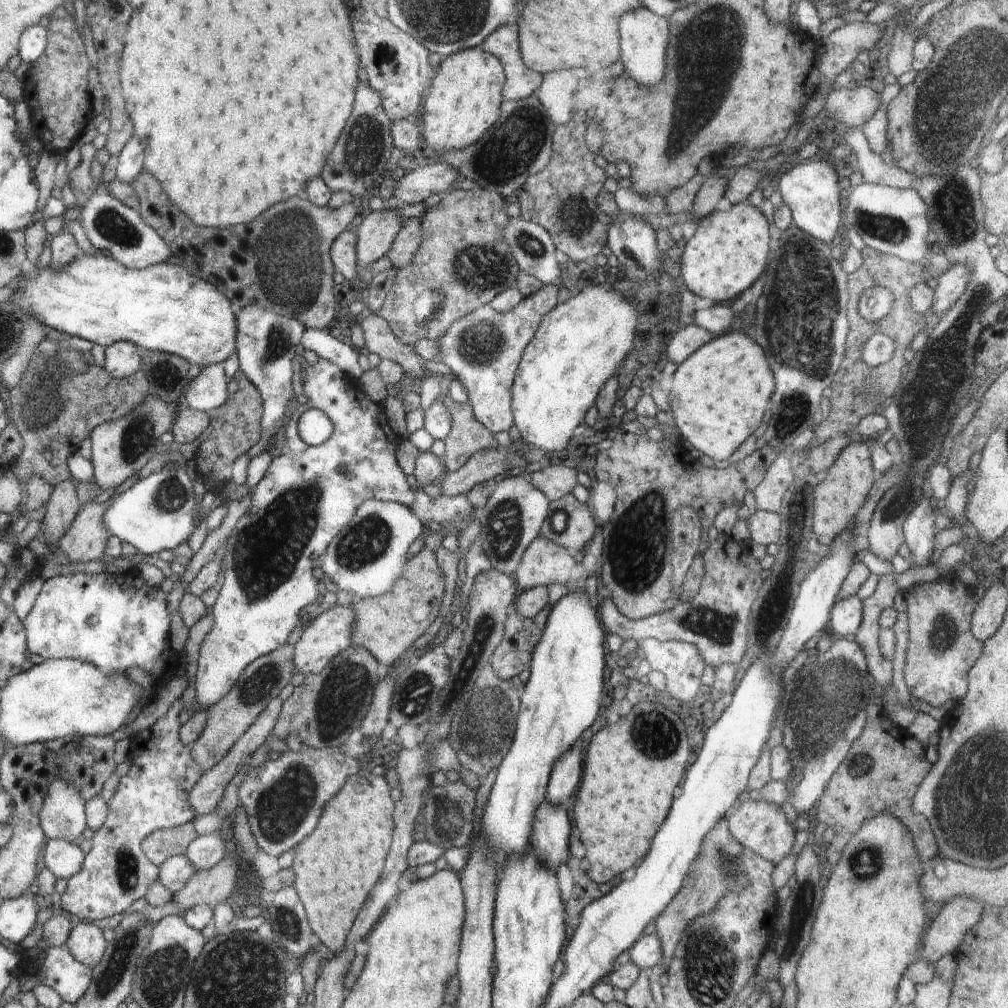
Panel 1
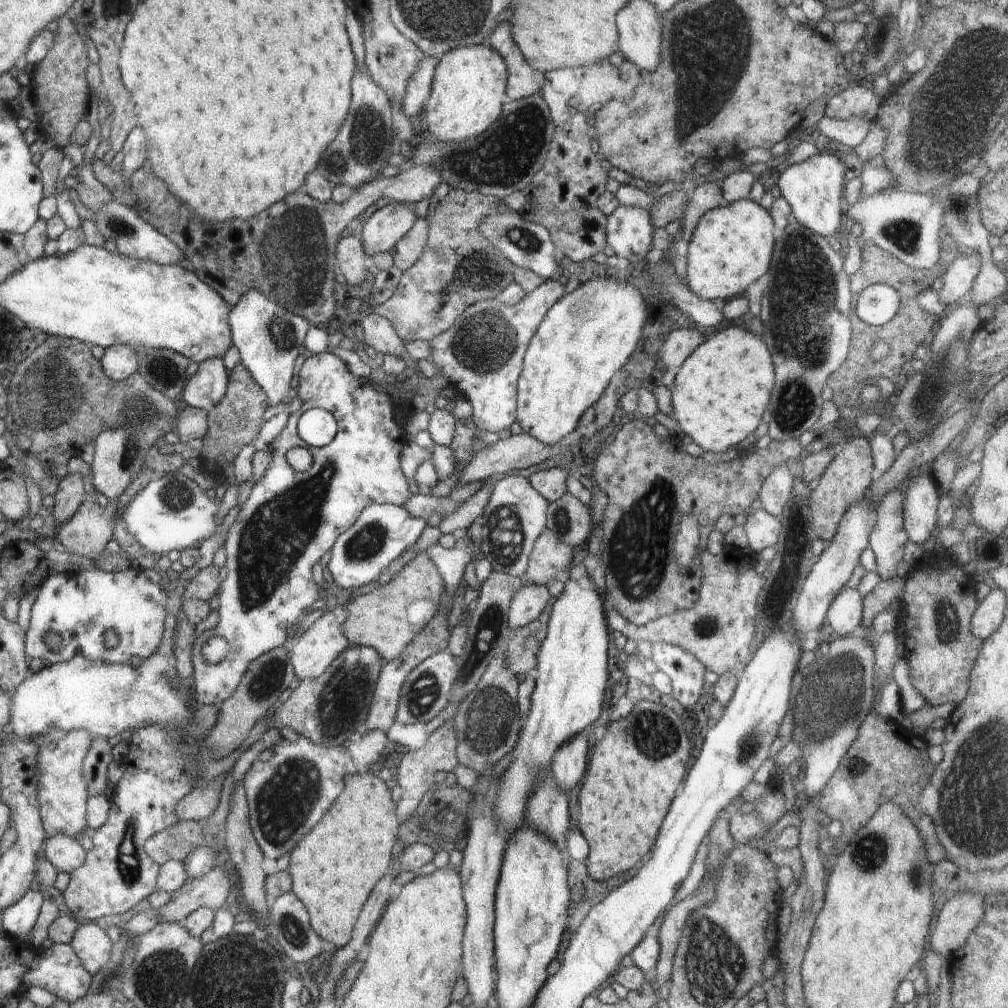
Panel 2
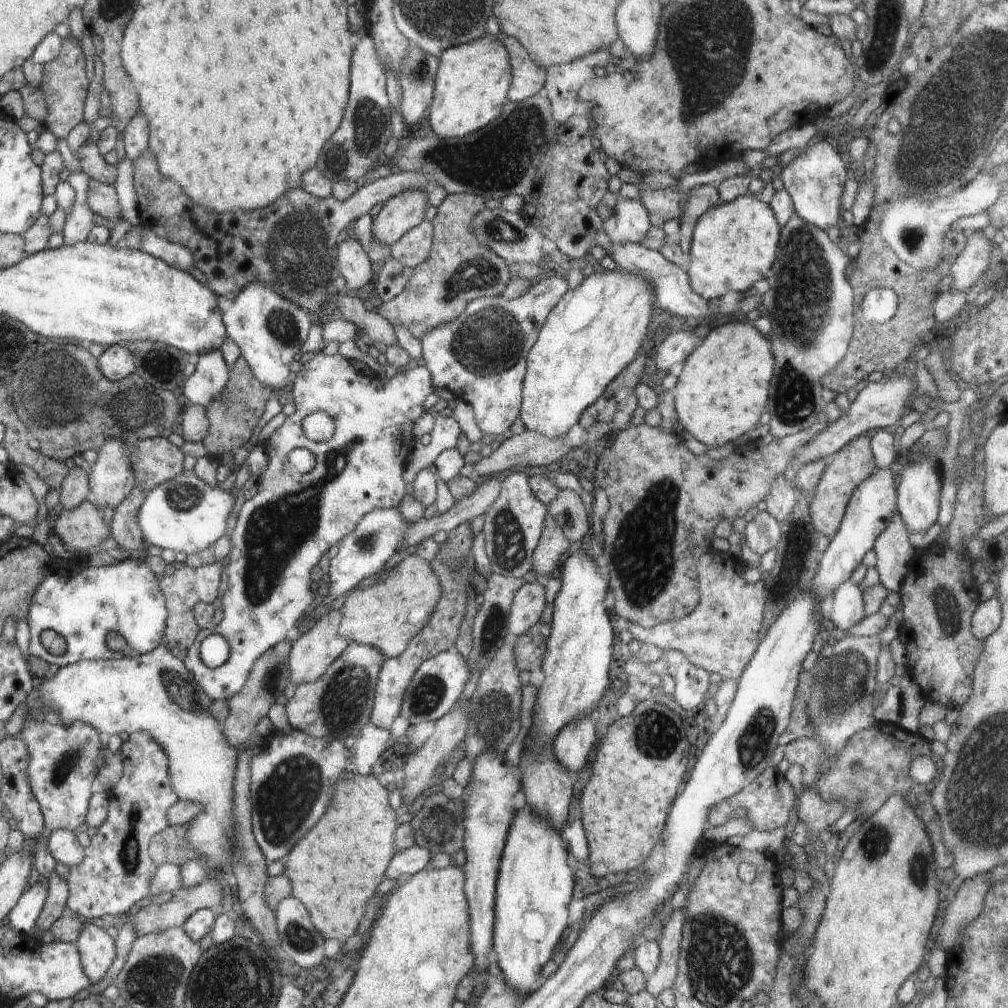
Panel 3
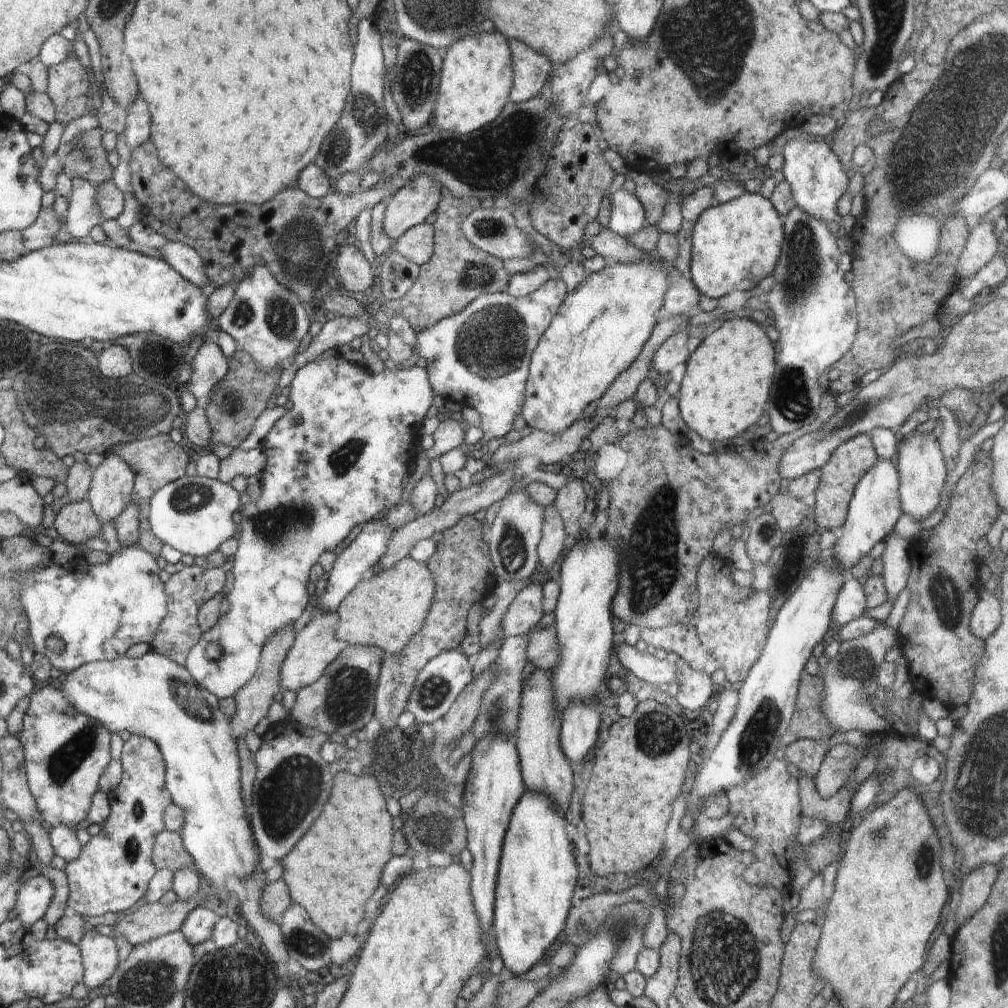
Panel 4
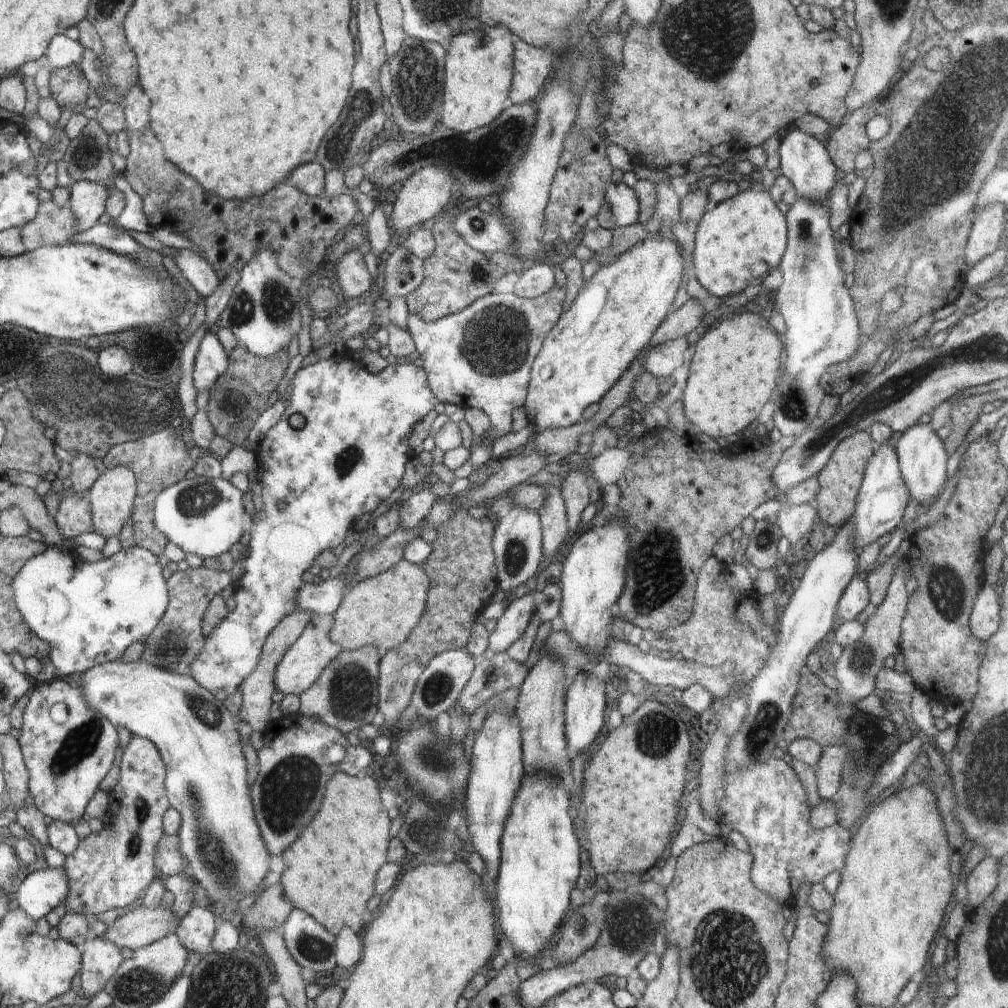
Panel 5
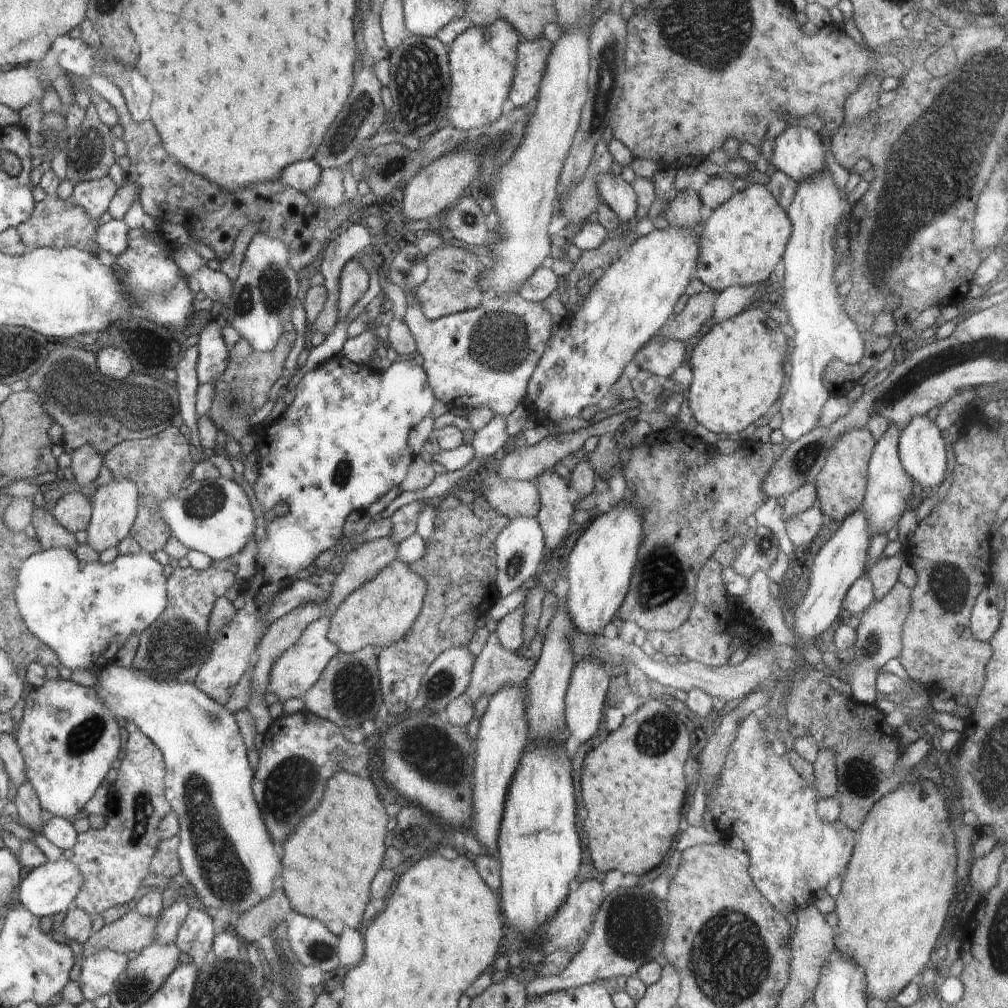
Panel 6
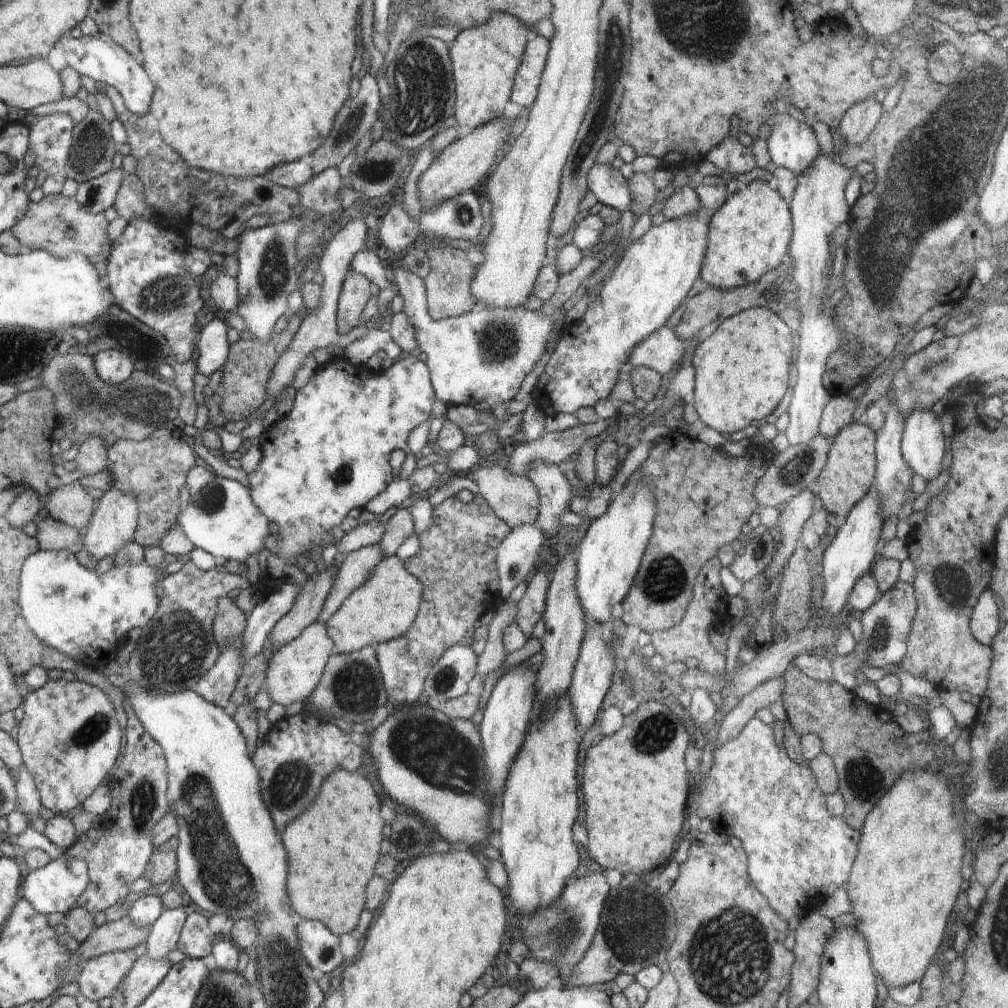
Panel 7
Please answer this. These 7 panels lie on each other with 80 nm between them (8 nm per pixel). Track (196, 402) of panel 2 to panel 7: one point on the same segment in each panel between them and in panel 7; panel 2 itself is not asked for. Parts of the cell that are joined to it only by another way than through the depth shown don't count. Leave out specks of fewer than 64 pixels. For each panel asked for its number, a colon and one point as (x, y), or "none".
3: (211, 373)
4: (209, 365)
5: (211, 361)
6: (212, 352)
7: (213, 346)

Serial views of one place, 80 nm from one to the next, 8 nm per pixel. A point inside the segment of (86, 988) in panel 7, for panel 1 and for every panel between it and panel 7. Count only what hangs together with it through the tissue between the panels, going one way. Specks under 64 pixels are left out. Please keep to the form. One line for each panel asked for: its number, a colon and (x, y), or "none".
1: (86, 942)
2: (91, 943)
3: (98, 951)
4: (99, 952)
5: (101, 960)
6: (100, 971)

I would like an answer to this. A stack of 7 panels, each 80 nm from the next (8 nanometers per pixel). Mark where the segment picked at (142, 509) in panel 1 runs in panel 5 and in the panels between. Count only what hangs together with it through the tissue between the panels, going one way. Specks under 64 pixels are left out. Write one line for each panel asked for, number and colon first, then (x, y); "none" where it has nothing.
2: (171, 513)
3: (184, 514)
4: (194, 514)
5: (204, 516)

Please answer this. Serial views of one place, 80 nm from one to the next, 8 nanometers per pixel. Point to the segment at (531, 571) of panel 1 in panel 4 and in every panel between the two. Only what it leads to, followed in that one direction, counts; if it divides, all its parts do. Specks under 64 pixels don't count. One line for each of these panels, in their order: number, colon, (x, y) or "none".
2: (550, 555)
3: (552, 545)
4: (553, 535)

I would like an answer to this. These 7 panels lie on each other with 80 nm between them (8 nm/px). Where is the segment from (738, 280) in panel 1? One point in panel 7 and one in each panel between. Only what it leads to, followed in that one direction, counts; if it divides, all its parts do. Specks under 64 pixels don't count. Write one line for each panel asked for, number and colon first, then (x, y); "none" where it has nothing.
2: (731, 246)
3: (734, 244)
4: (735, 244)
5: (737, 242)
6: (744, 238)
7: (750, 233)

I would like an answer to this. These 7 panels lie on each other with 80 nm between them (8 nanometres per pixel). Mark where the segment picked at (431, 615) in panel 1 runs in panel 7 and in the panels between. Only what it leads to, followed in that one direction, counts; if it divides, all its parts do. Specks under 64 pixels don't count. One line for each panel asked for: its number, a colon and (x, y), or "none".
2: (387, 619)
3: (387, 615)
4: (385, 609)
5: (382, 610)
6: (381, 612)
7: (383, 608)

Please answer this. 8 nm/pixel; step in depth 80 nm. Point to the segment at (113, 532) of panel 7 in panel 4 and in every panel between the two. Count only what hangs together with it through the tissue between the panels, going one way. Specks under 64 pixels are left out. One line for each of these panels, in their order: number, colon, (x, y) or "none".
4: (112, 488)
5: (112, 497)
6: (116, 506)

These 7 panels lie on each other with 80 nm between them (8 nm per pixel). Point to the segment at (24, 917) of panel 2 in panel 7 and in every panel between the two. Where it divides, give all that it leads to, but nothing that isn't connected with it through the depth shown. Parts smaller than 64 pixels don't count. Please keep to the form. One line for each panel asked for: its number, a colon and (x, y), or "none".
3: (23, 916)
4: (35, 895)
5: (41, 891)
6: (51, 887)
7: (56, 887)

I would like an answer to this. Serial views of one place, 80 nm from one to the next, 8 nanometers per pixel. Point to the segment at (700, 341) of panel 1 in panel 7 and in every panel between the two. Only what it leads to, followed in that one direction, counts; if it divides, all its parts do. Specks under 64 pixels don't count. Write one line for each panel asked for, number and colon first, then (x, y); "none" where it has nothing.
2: (680, 343)
3: (675, 349)
4: (673, 351)
5: (661, 360)
6: (661, 355)
7: (660, 351)

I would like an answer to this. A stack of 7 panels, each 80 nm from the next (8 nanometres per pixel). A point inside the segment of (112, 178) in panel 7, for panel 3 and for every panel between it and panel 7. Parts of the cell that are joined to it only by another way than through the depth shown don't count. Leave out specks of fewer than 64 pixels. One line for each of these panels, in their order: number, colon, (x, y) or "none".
3: (80, 218)
4: (83, 212)
5: (88, 200)
6: (95, 196)

